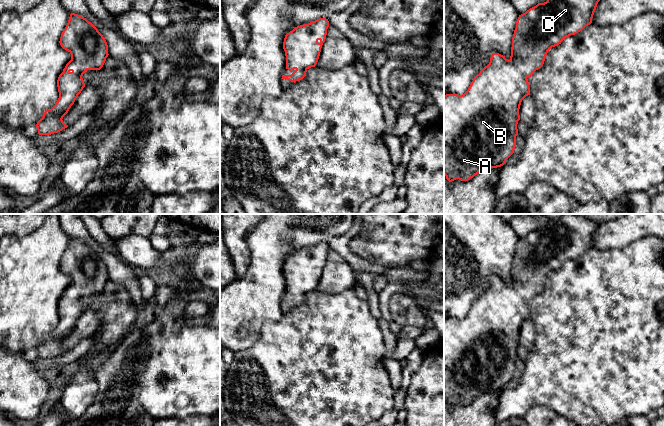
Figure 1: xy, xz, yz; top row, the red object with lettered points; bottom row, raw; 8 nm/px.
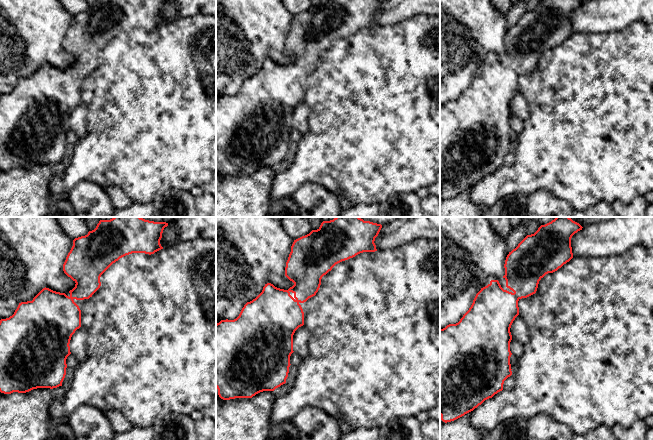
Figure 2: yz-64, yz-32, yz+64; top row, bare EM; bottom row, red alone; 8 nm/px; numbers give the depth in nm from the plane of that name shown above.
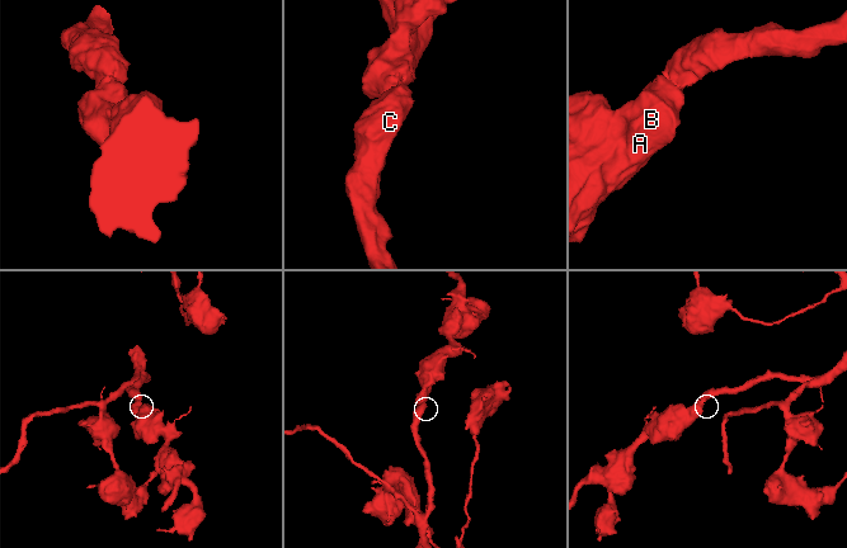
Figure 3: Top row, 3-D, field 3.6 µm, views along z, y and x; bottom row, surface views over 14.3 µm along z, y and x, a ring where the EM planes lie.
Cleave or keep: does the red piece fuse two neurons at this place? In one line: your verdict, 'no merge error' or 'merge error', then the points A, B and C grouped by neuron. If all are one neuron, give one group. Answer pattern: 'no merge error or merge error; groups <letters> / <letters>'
no merge error; groups A B C

